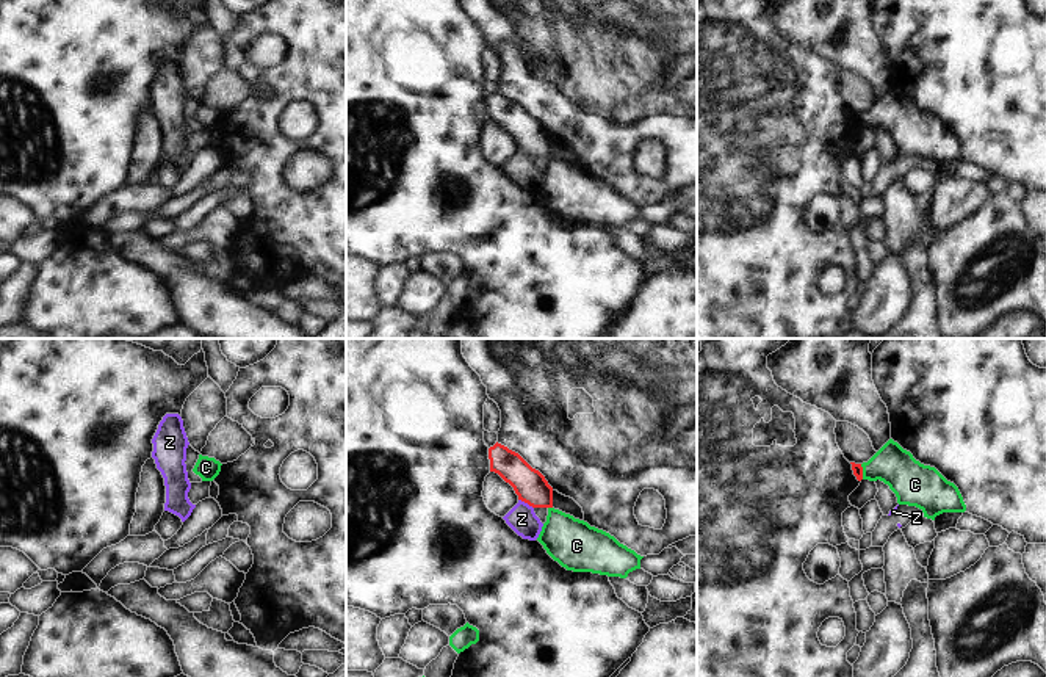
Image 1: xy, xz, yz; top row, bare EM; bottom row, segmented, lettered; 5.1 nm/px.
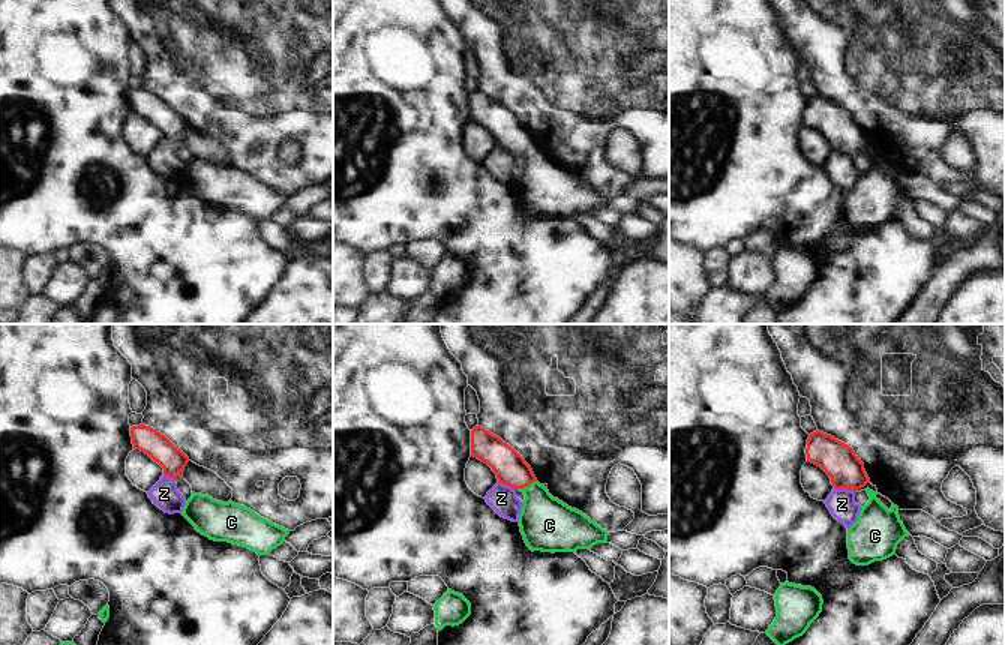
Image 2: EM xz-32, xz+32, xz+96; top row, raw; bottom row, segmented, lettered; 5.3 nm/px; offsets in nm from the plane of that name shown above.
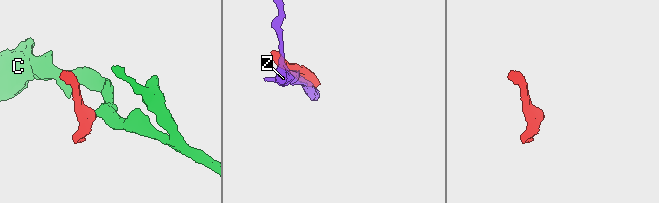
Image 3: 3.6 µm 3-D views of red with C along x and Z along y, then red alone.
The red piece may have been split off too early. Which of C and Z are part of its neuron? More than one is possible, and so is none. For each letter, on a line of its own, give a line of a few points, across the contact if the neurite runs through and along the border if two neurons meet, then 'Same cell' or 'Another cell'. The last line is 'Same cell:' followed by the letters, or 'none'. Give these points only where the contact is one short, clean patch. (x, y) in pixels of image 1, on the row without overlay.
C: Line: yz (857, 118), (862, 121), (901, 121), (908, 127). Same cell
Z: Line: xz (519, 148), (533, 157). Another cell
Same cell: C

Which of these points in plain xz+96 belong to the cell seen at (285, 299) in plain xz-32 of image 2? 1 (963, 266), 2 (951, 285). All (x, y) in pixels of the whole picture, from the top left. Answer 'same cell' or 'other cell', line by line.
1: other cell
2: other cell

